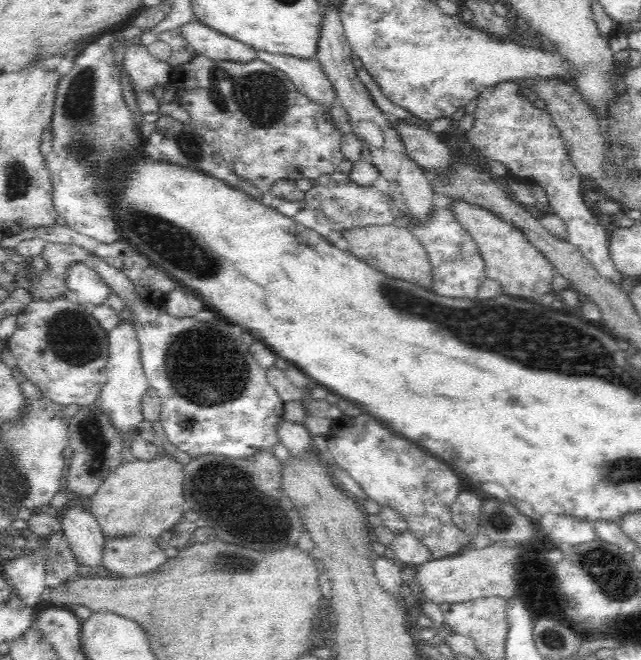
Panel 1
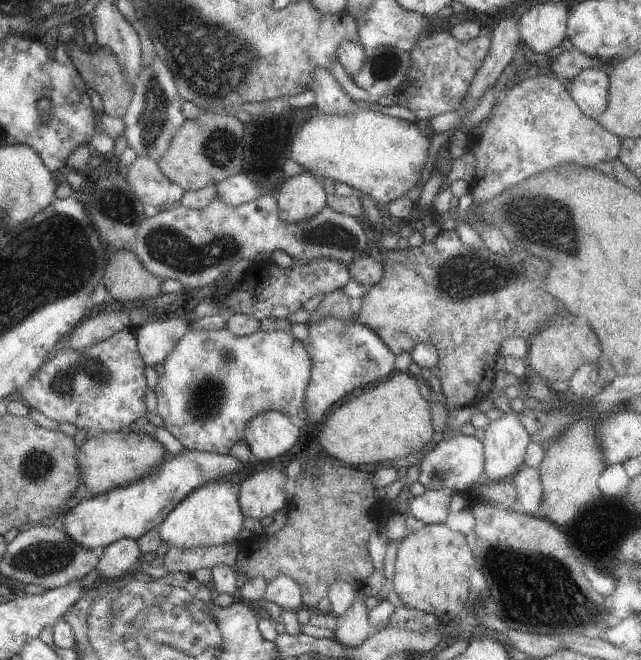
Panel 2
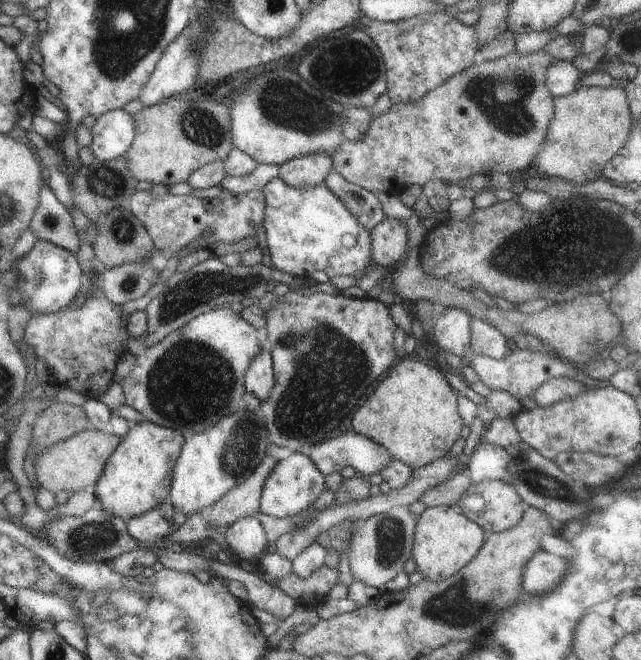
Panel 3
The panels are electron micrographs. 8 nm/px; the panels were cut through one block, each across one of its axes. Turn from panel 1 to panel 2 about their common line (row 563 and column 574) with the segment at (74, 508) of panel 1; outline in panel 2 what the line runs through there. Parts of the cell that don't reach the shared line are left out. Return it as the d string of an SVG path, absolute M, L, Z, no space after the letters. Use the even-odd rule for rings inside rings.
M587 68L570 79L570 96L584 116L597 121L608 108L609 78L603 70Z

